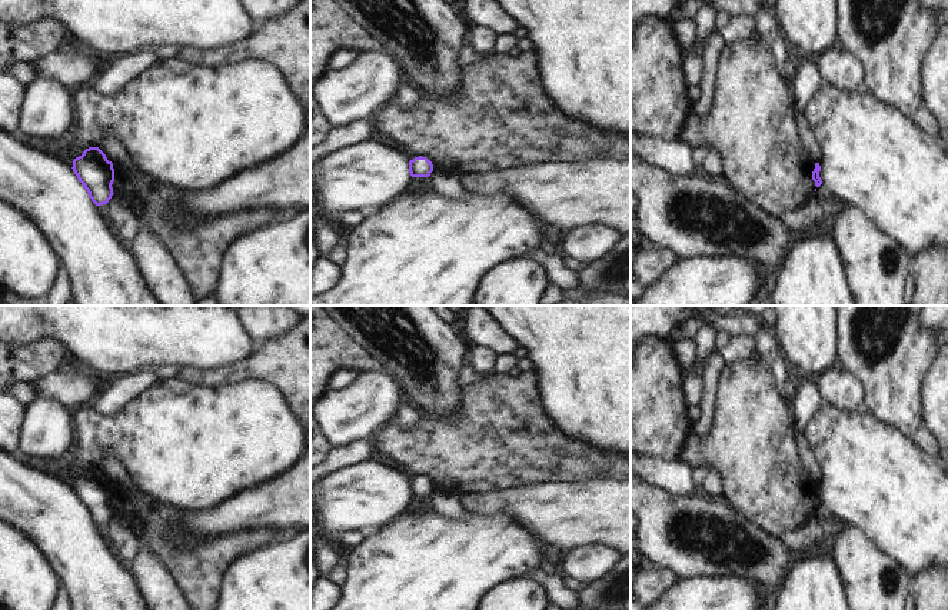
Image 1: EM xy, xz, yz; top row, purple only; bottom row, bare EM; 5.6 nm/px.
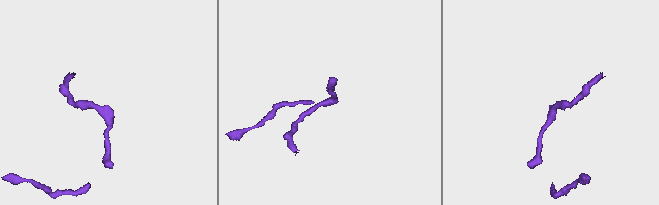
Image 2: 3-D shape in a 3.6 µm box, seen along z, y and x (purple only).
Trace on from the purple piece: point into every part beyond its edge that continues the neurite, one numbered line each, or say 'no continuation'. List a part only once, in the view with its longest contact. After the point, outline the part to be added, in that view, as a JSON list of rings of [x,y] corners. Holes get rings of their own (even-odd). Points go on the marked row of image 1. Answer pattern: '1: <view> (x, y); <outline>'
no continuation

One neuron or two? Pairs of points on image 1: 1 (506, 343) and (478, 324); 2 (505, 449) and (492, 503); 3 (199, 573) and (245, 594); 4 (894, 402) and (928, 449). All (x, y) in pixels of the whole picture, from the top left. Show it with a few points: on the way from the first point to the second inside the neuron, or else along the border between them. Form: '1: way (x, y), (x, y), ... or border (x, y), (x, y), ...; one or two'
1: way (499, 342), (485, 330); one
2: border (522, 484), (506, 490), (462, 494); two
3: border (240, 556), (223, 574), (218, 594); two
4: border (922, 426), (912, 440); two

